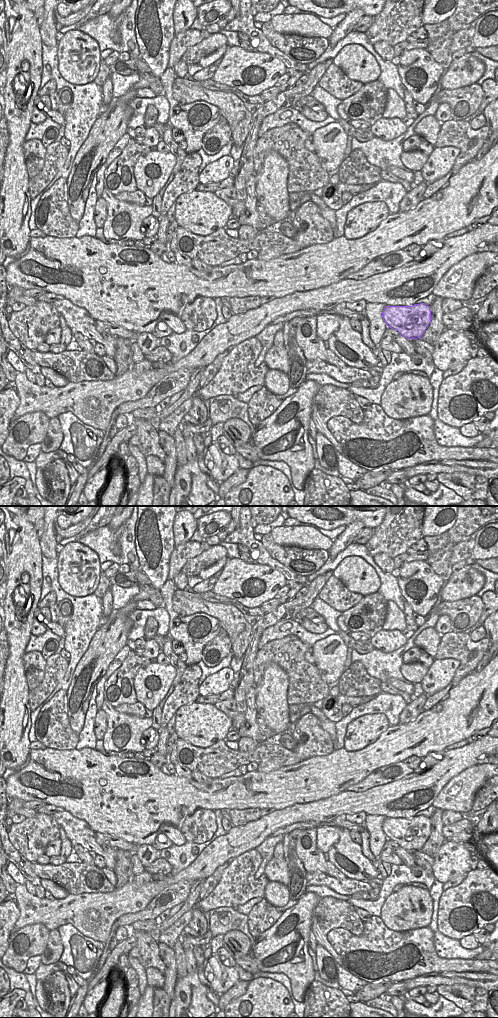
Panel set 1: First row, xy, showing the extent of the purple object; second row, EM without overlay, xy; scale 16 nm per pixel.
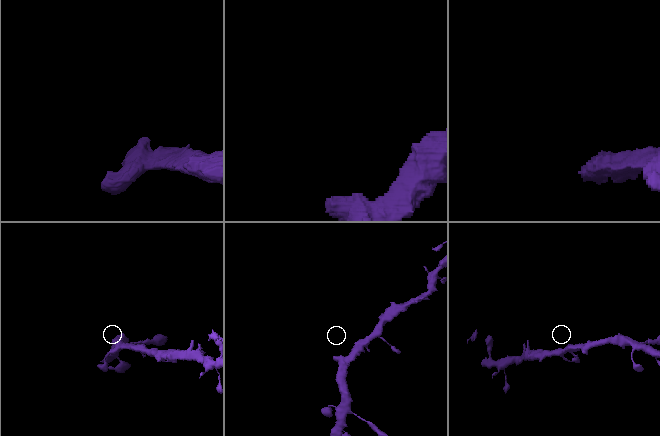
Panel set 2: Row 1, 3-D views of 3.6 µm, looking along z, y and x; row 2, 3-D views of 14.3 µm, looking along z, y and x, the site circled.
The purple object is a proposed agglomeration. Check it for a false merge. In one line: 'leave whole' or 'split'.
leave whole

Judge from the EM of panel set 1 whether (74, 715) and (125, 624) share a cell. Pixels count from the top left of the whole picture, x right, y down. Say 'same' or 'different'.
same

